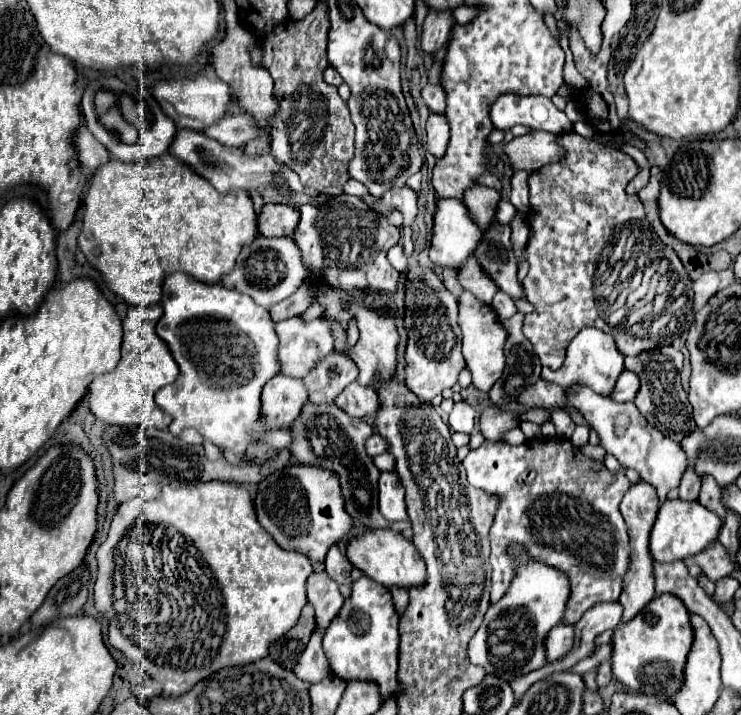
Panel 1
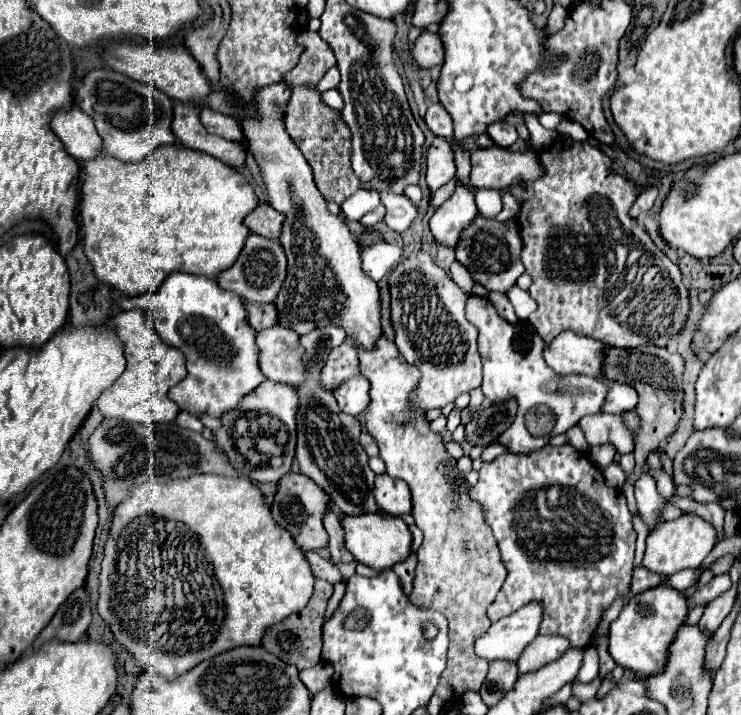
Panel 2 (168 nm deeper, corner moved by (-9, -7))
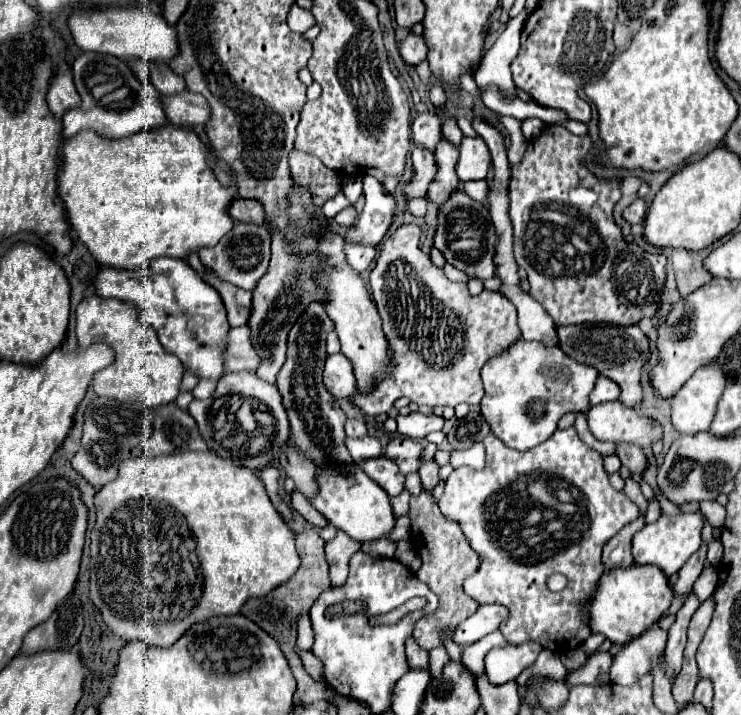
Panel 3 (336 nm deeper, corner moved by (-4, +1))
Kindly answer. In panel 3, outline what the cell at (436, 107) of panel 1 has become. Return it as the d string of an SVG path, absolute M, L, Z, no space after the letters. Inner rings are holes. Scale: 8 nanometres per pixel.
M424 112L412 122L412 140L418 146L426 150L434 150L440 138L442 138L442 122L436 114Z

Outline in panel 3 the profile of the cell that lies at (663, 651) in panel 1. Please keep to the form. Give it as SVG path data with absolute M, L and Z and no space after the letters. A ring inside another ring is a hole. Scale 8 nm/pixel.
M654 564L610 568L602 572L594 594L588 598L590 604L586 606L590 608L586 608L586 624L590 626L590 632L604 634L610 642L622 646L630 642L634 636L640 636L652 624L656 624L662 618L662 614L670 608L672 598L674 592L668 584L666 574Z

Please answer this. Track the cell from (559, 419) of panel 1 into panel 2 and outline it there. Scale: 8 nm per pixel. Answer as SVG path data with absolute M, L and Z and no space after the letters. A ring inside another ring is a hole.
M599 414L599 416L591 416L591 418L587 416L587 418L579 420L577 426L583 430L589 446L609 442L617 448L619 454L633 452L633 448L635 448L631 432L627 432L627 426L623 424L623 420L619 420L617 414Z

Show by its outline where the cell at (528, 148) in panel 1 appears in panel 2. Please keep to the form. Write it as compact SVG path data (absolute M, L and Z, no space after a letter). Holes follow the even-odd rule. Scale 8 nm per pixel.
M491 146L471 154L471 184L475 188L505 190L513 184L537 180L545 168L535 150L513 152L507 148Z

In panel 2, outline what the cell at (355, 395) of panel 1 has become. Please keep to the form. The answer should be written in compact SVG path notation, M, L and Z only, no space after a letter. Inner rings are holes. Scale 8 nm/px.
M357 376L355 380L343 382L339 386L339 390L335 390L333 394L335 394L337 402L339 402L339 408L345 414L351 414L351 416L363 414L369 408L369 404L371 404L369 382L363 376Z

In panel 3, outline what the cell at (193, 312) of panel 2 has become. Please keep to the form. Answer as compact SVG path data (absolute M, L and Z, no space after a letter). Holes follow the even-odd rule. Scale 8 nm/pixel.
M158 256L156 260L150 260L148 266L136 270L106 266L96 276L96 294L138 306L142 312L142 322L154 328L162 346L170 354L178 356L182 364L200 378L220 380L224 376L222 342L230 330L230 324L226 324L226 308L220 294L210 284L206 284L184 260Z

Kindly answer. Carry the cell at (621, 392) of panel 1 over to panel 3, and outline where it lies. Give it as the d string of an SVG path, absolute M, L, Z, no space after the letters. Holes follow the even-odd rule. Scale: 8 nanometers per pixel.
M598 376L594 390L590 392L590 404L602 404L612 400L618 400L618 384L614 384L612 380L606 380L604 376Z

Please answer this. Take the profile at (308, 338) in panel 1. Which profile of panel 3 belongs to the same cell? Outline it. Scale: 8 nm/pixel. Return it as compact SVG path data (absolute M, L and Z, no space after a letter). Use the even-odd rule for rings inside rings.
M246 326L230 328L224 344L224 370L238 372L258 368L258 356L254 356L254 348L250 348L250 330Z

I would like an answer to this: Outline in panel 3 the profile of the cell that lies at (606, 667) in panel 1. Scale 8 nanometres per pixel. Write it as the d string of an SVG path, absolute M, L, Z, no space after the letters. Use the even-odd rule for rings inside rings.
M594 652L586 660L584 666L578 670L572 670L566 674L566 682L570 686L576 684L608 684L608 672L610 672L610 660L612 656L608 652Z

